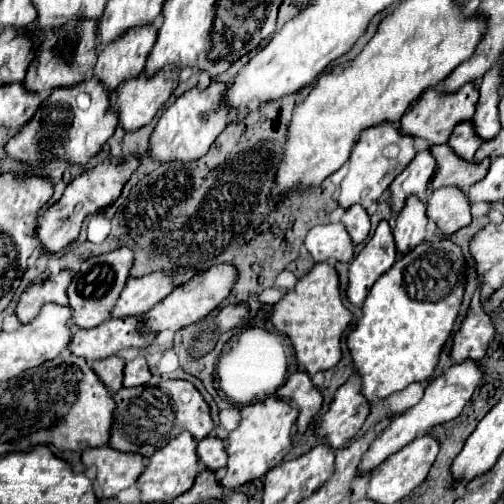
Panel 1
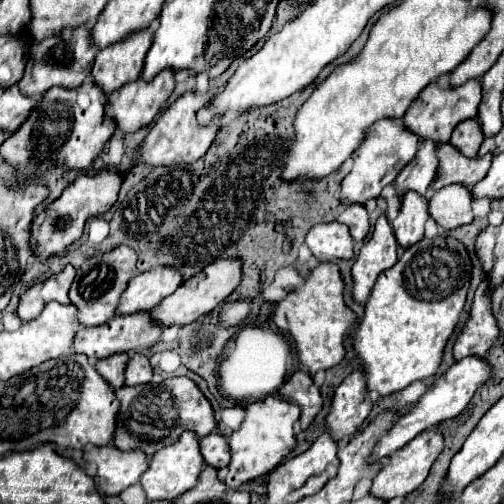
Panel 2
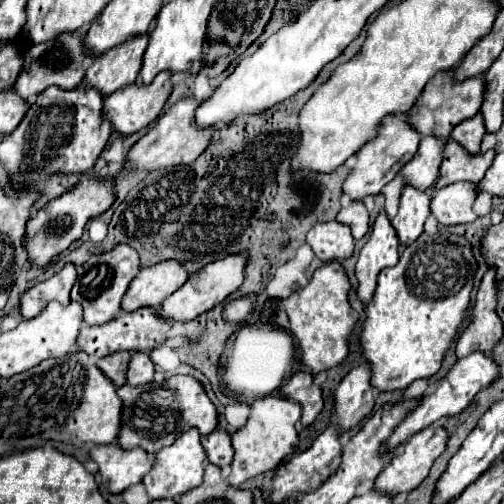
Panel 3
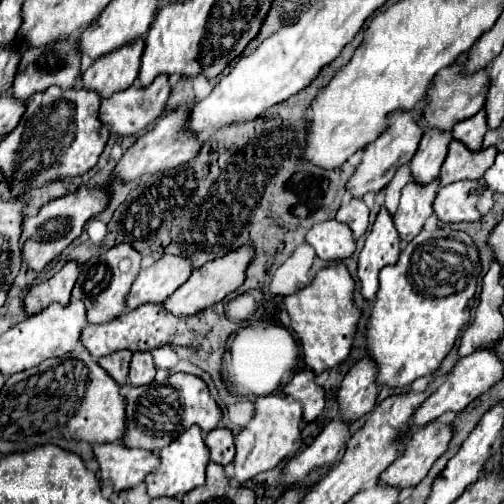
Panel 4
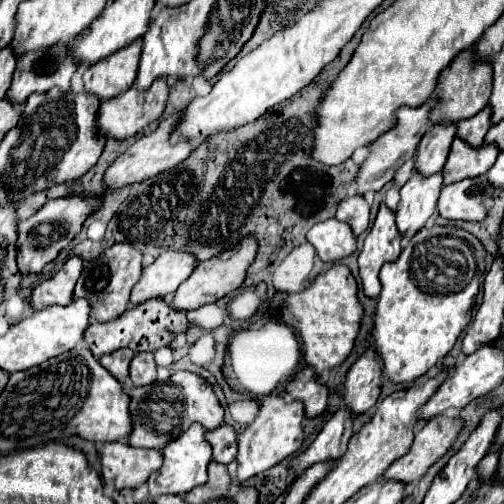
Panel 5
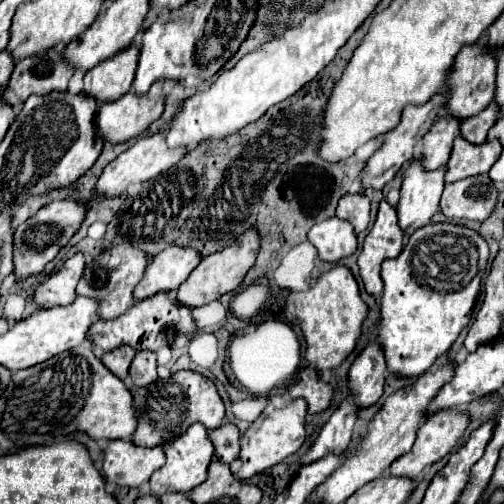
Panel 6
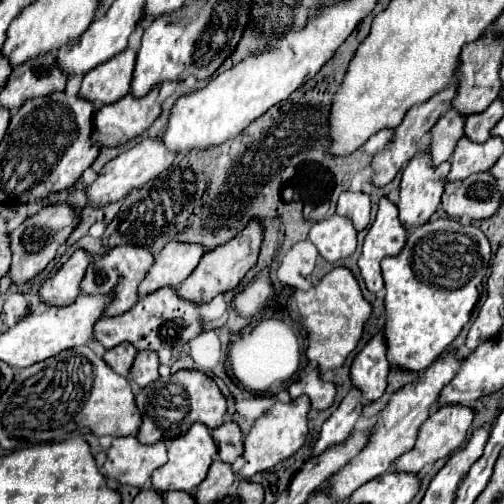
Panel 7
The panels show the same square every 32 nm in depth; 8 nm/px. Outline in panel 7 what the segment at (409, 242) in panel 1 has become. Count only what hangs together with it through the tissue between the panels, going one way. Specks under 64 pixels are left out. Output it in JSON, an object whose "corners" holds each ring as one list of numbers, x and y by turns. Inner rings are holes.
{"corners":[[420,152,414,156,402,172,400,184,400,222,408,232,416,226,422,226,430,220,440,204,440,196,444,192,444,182,448,174,448,162,440,164,440,168,432,168,428,164,428,154]]}

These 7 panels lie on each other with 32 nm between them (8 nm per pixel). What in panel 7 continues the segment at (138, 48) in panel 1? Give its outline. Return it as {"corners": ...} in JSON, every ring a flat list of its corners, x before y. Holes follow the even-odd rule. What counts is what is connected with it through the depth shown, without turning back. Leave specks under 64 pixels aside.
{"corners":[[126,48,114,58,98,64,84,74,80,96,92,100,98,108,112,104,130,92,132,72,136,64,136,48]]}

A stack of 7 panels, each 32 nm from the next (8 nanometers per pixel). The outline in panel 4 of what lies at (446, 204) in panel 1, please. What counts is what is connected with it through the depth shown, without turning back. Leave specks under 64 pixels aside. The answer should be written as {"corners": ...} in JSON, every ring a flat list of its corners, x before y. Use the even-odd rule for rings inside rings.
{"corners":[[462,180,448,184,440,188,434,198,434,214,446,224,476,222,480,220,476,200,484,190,484,180]]}

